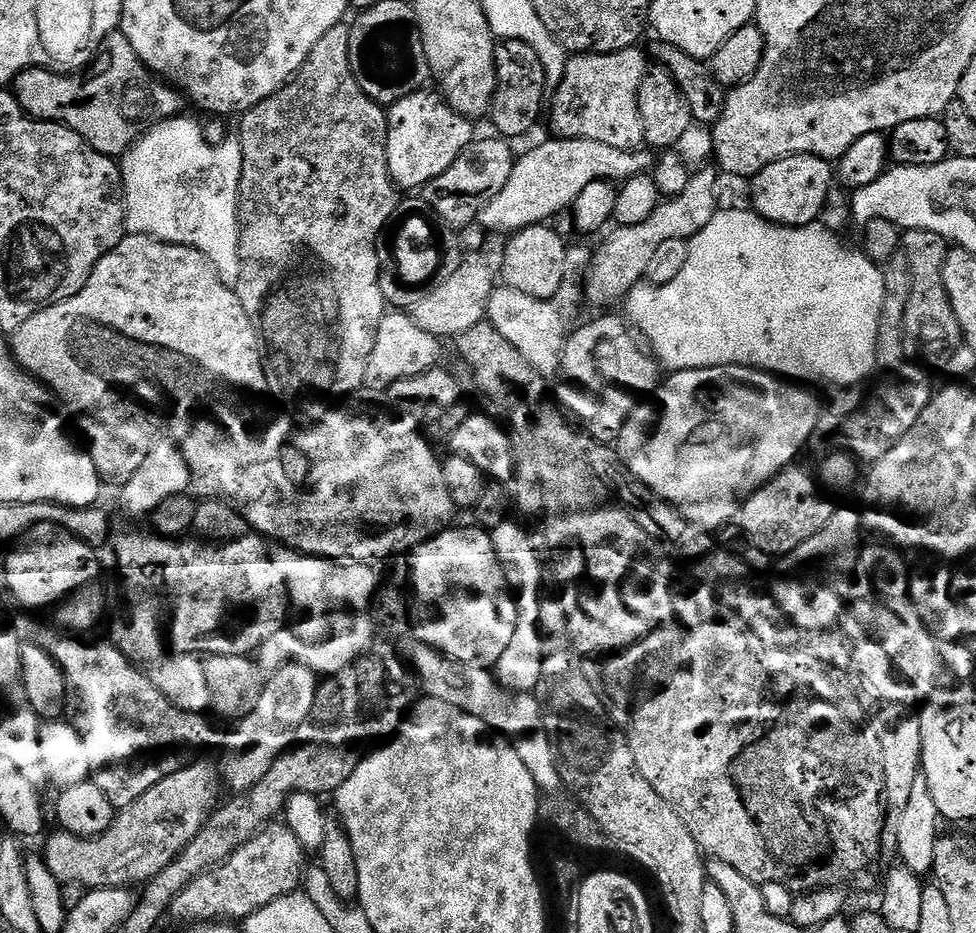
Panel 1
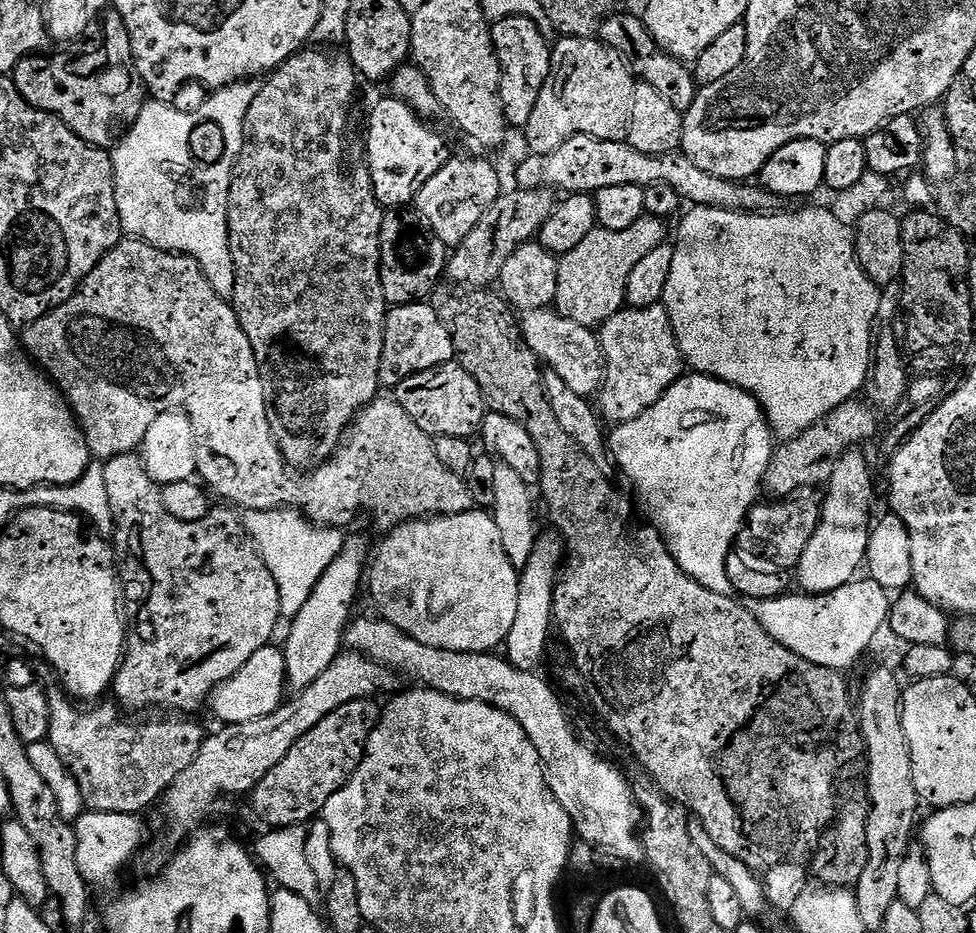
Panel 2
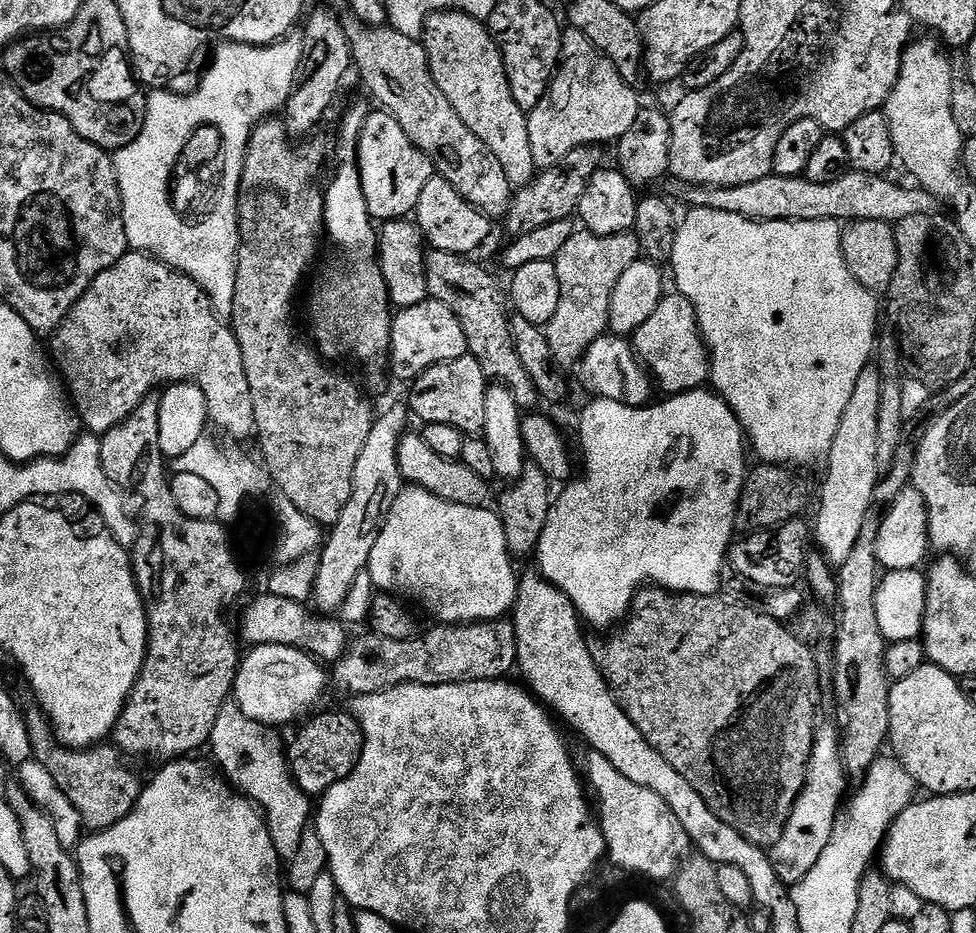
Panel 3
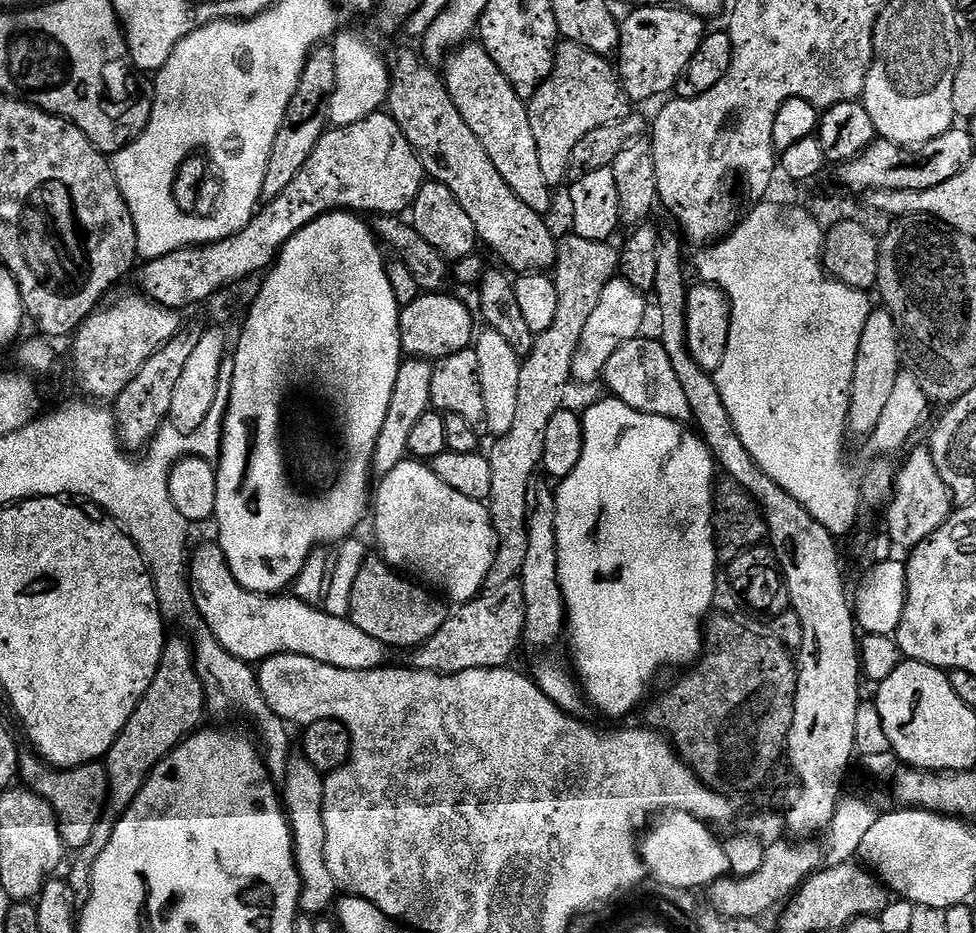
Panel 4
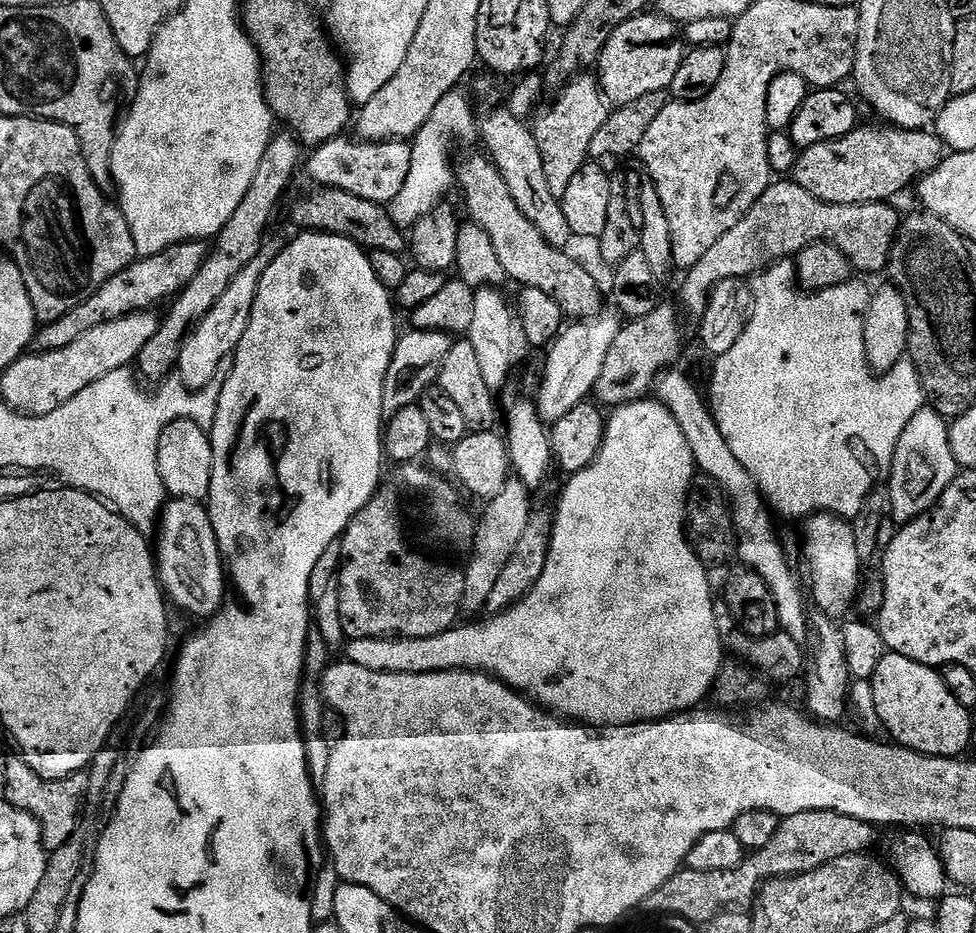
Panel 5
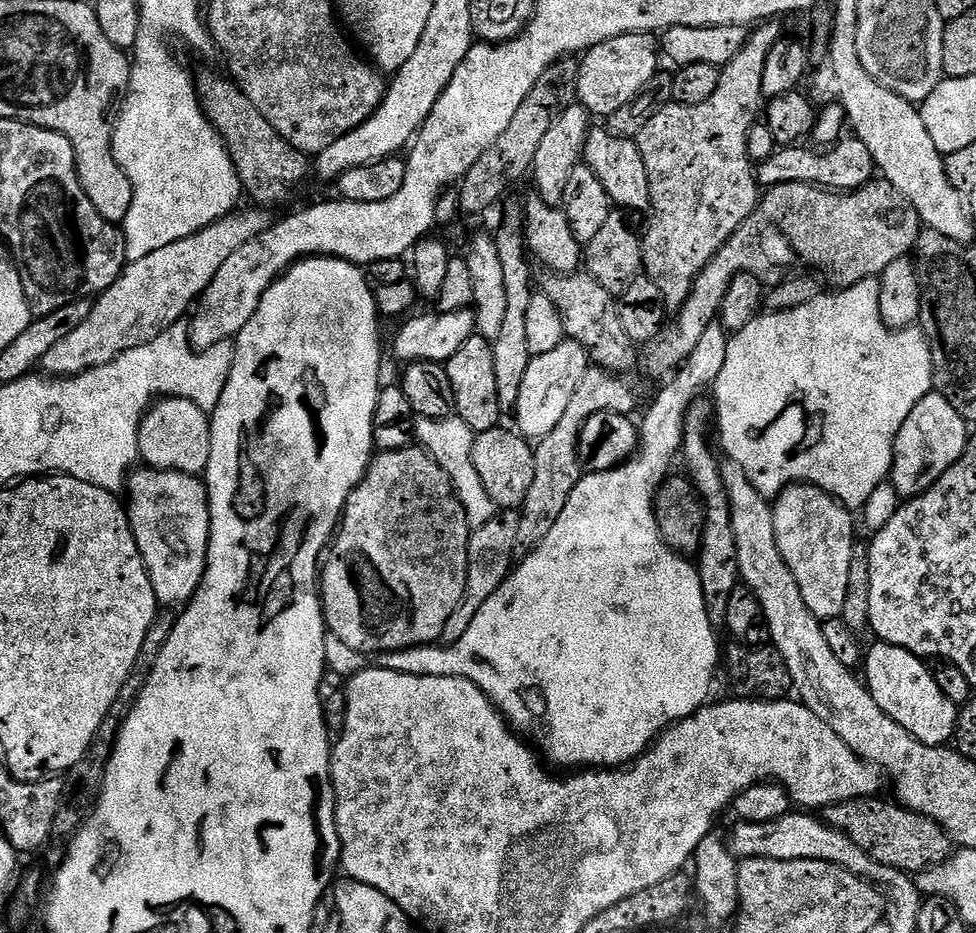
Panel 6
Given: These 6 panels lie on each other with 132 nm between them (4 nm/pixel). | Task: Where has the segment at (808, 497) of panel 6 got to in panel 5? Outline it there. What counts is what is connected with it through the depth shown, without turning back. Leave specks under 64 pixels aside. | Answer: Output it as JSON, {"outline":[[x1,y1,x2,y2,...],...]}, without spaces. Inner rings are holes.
{"outline":[[817,512,815,516,807,517,804,526,804,556,808,559,809,570,812,571,811,599,814,604,816,599,819,611,823,615,829,618,847,617,847,612,851,608,853,611,857,603,862,583,862,562,858,558,858,546,854,546,852,525,829,512]]}

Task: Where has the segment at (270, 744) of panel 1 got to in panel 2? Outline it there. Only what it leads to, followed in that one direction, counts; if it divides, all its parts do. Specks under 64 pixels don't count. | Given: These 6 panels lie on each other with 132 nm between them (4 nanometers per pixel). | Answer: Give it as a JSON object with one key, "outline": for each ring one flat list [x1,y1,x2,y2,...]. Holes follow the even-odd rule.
{"outline":[[349,535,344,541,341,553,318,580,309,600,296,616,291,617,292,629,289,630,284,644,282,643,282,651,288,675,286,684,291,691,293,688,293,693,303,692,304,688,310,686,314,678,319,678,326,671,326,666,330,666,330,662,334,662,334,658,340,655,348,625,354,616,352,603,355,602,360,588,362,592,369,564,370,548,368,552,367,538]]}

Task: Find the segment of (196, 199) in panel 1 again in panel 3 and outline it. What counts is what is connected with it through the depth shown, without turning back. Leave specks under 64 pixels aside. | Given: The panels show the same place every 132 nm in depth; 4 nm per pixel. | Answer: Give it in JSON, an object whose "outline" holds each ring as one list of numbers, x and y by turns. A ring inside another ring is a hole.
{"outline":[[289,34,275,44,220,42,214,51,208,73,189,96,156,90,147,97,148,109,142,130,130,146,114,153,114,163,129,249,147,252,163,264,186,273,212,299,212,309,220,317,228,318,234,310,236,255,240,249,240,219,236,206,244,155,252,130,264,120,275,117,296,87,302,42,299,35],[192,124,224,128,224,136,228,136,228,192,224,192,224,196,228,196,228,204,224,204,228,212,224,212,224,220,212,220,208,228,184,228,184,224,172,216,168,200,164,200,168,168,172,168,172,160,176,160,184,136,192,132]]}

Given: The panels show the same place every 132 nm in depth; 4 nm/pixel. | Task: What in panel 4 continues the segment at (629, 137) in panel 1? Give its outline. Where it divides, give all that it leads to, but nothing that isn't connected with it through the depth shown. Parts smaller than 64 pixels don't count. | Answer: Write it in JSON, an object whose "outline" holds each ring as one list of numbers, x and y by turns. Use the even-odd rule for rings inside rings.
{"outline":[[564,40,556,49,550,78,527,101,530,130,534,130,542,174,548,184,559,186,564,179,569,179,574,146,590,130,598,130,603,124,617,124,633,115,633,101,624,93,617,69,608,63,605,57,586,50,586,46]]}

